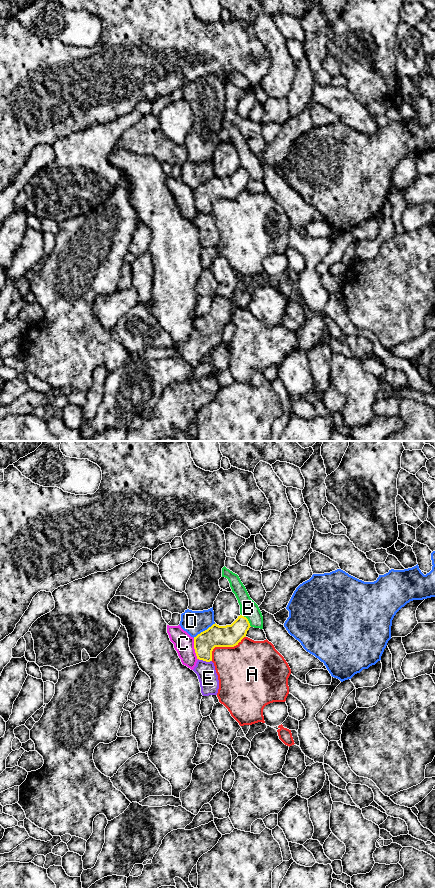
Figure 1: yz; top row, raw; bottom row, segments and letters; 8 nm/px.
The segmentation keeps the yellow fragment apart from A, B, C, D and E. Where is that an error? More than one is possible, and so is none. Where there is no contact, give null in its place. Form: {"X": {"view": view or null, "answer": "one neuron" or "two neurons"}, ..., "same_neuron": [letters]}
{"A": {"view": "yz", "answer": "two neurons"}, "B": {"view": "yz", "answer": "two neurons"}, "C": {"view": "yz", "answer": "two neurons"}, "D": {"view": "yz", "answer": "two neurons"}, "E": {"view": "yz", "answer": "two neurons"}, "same_neuron": []}

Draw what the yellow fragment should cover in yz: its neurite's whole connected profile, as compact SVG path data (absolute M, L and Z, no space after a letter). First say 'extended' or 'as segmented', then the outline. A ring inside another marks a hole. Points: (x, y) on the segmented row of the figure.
as segmented | M242 615L231 624L219 626L216 623L194 637L194 649L197 659L212 661L215 647L234 647L246 637L250 628L248 619Z

